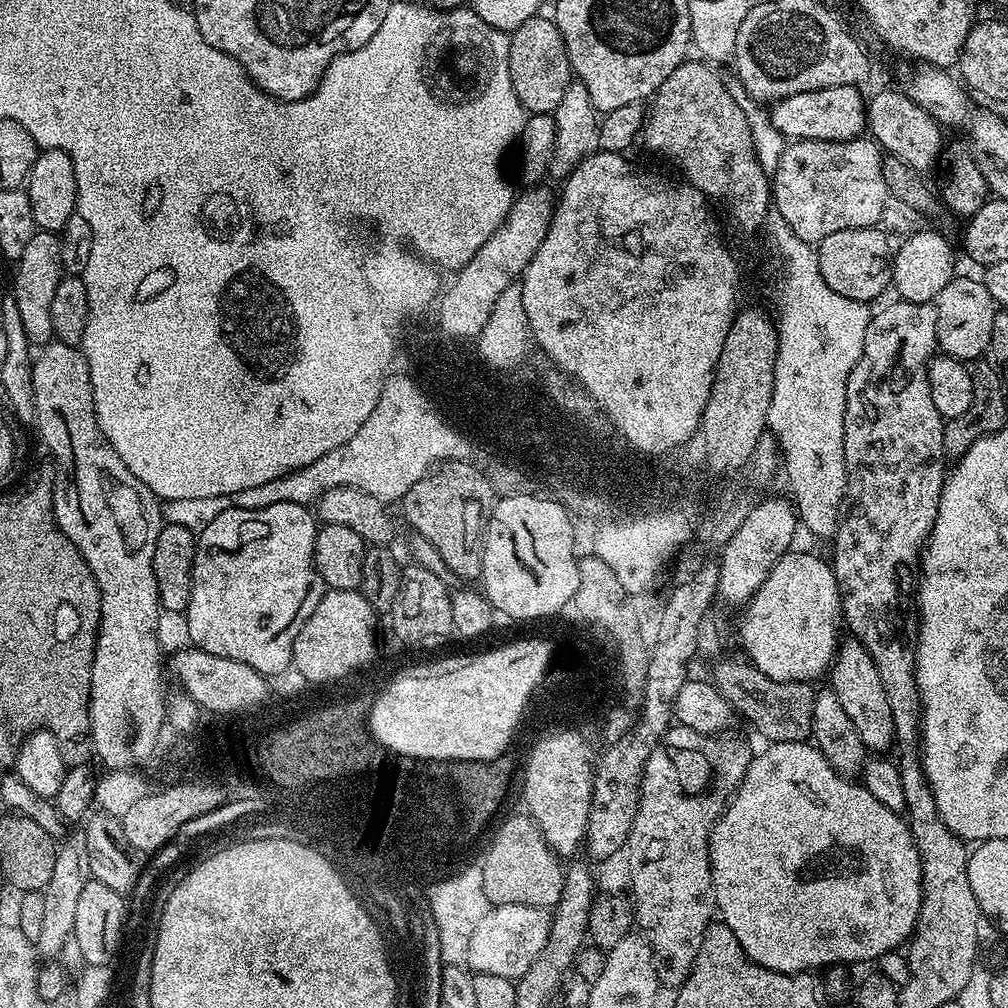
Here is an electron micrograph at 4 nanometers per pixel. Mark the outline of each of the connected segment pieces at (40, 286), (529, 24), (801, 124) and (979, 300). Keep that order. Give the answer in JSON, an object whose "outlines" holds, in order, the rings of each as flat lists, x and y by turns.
{"outlines":[[[37,230,30,238,30,242,26,242,26,250,22,250,14,268,16,268,16,277,10,284,10,290,18,306,19,324,22,330,26,330,29,345,43,346,53,339,50,326,50,301,54,298,54,290,58,290,60,277,65,275,59,235]],[[544,14,531,16,510,35,510,82,514,82,518,102,522,102,528,114,555,112,558,102,562,102,562,94,566,94,566,86,574,80,570,58,555,19,548,17,547,20]],[[857,85,826,86,822,90,810,90,802,94,794,94,790,98,782,98,771,105,770,123,774,130,778,130,789,141,798,140,854,140,866,128,866,100]],[[953,275,952,280,942,286,942,294,938,294,934,301,936,342,939,351,961,362,979,361,983,357,980,355,989,351,990,330,994,330,996,311,998,305,990,298,983,279,971,280,968,276]]]}

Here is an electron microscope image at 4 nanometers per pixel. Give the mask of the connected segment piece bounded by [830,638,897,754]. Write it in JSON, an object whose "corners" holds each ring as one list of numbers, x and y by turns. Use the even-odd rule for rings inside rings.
{"corners":[[841,639,836,657,832,659,831,676,831,690,838,698,842,710,846,710,850,722,854,722,854,730,858,730,858,738,862,738,865,749,876,754,887,753,887,748,893,747,897,734,892,717,892,704,886,698,886,690,882,690,882,678,878,678,878,666,874,666,874,658,870,658,866,646,862,646,860,640]]}

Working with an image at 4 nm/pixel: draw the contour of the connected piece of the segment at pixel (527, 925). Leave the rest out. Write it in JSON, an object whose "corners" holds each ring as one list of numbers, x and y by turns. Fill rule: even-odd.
{"corners":[[497,904,484,917,480,918,470,934,469,948,466,953,467,967,473,973,498,974,513,982,520,979,530,962,542,954,542,946,548,941,548,922,550,916,545,909]]}

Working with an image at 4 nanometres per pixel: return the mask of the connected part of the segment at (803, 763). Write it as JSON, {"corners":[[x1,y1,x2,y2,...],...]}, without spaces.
{"corners":[[800,738,794,740,777,740,769,743,767,745,768,749,766,749,765,752,757,751,755,755,753,755,750,766,742,778,742,782,736,787,732,799,728,801,727,808,724,809,724,813,721,814,721,816,716,819,715,824,713,824,712,836,708,840,708,857,710,858,710,866,712,867,712,885,714,886,714,894,716,895,716,911,719,919,732,931,734,938,738,938,738,942,742,946,744,953,746,953,748,958,754,961,759,968,769,968,772,972,786,972,789,974,804,974,812,970,808,968,820,968,820,970,824,970,829,966,851,966,850,964,856,964,859,960,872,960,872,962,876,962,879,961,882,954,897,951,916,930,916,919,920,913,922,894,924,893,924,887,922,886,922,866,920,865,918,850,916,849,914,838,912,837,912,831,908,828,907,819,905,819,903,815,887,809,886,806,882,806,882,804,878,802,878,799,874,798,874,795,870,794,870,791,864,788,863,783,853,782,849,777,837,774,830,766,830,762,826,762,826,758,817,750,815,743,807,742,808,744,803,744,802,741,803,739]]}

